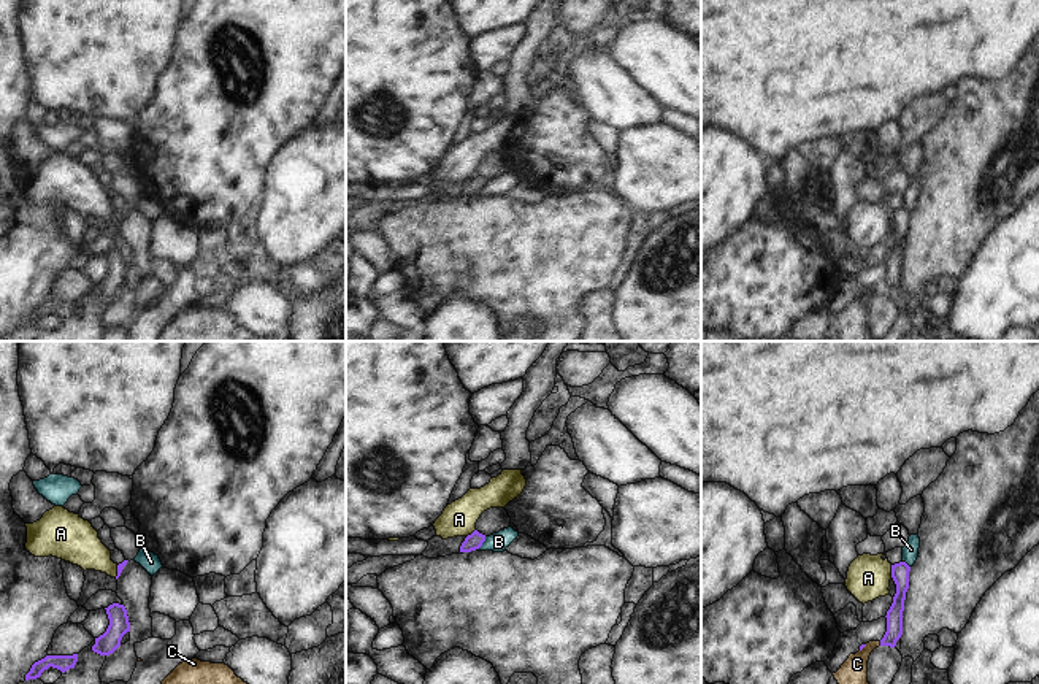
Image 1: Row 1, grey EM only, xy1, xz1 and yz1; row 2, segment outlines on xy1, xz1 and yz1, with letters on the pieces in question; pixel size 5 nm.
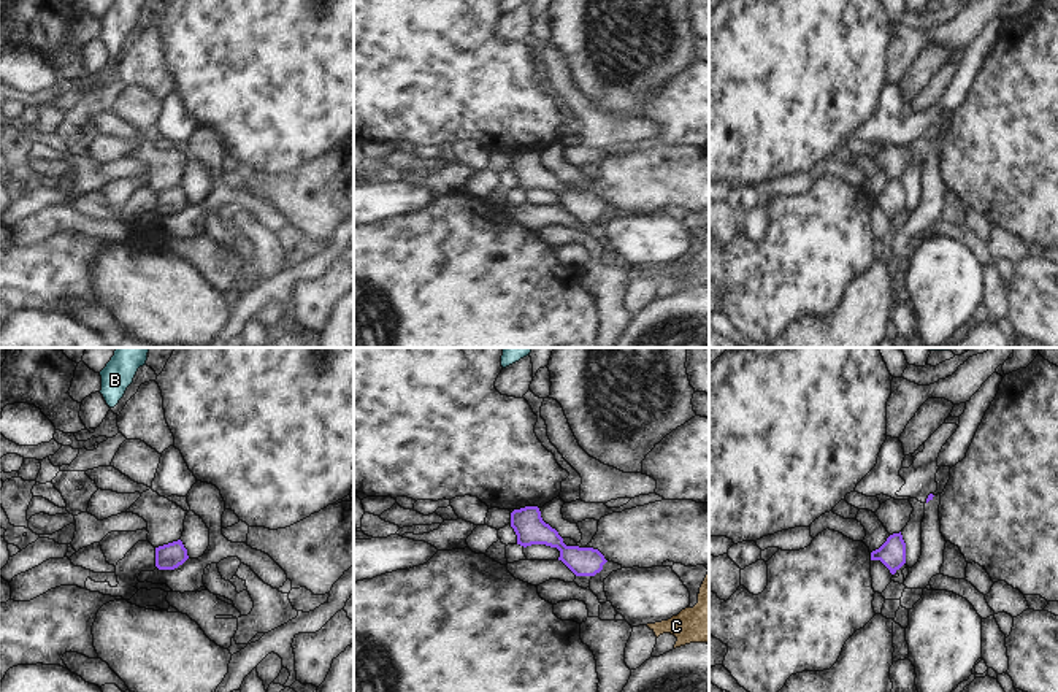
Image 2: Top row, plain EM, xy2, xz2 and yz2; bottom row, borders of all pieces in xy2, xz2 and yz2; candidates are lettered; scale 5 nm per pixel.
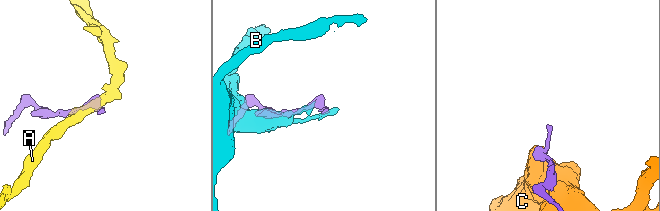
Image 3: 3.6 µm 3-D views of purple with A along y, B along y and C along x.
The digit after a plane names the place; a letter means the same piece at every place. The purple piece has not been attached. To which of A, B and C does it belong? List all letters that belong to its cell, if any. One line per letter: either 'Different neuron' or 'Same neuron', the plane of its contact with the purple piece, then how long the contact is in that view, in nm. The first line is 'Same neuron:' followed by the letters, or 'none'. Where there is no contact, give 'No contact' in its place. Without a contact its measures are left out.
Same neuron: none
A: Different neuron. Touches purple in yz1. Shared border 60 nm
B: Different neuron. Touches purple in xz1. Shared border 90 nm
C: Different neuron. Touches purple in yz1. Shared border 30 nm.

